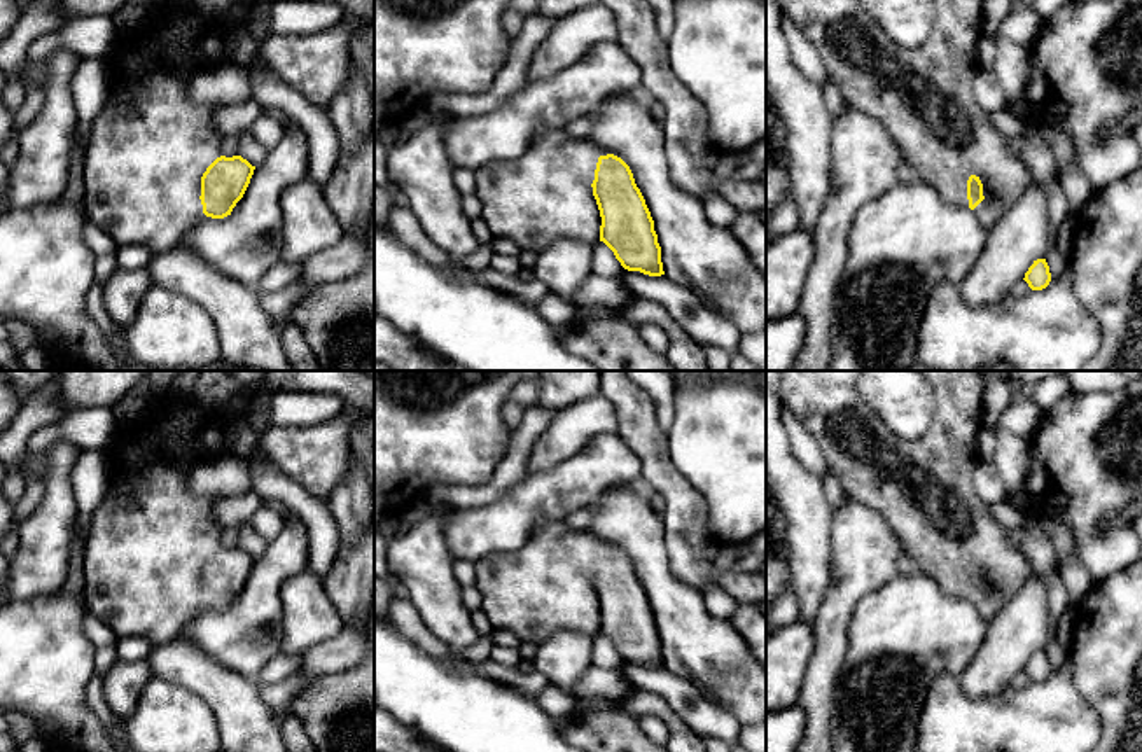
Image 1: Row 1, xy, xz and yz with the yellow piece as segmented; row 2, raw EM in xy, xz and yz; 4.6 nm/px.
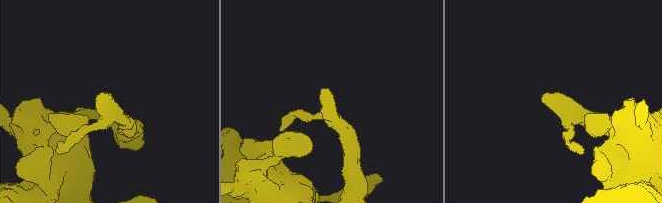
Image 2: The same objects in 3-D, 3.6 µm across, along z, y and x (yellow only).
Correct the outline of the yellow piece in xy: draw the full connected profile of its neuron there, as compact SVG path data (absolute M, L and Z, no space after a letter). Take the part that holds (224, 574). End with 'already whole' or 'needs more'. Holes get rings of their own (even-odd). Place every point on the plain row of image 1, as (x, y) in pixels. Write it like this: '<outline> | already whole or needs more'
M201 371L198 376L194 386L180 399L170 399L168 395L156 400L154 406L149 407L149 411L136 421L129 421L124 425L119 425L119 434L115 439L115 444L108 449L112 463L114 463L114 474L112 479L117 479L129 486L129 493L124 497L119 497L117 493L112 493L110 488L107 495L101 498L100 505L93 512L93 519L89 525L87 540L84 546L84 603L86 610L89 610L94 617L103 621L117 638L128 638L128 637L140 637L147 640L152 645L163 645L180 637L184 628L196 619L196 616L206 607L212 610L224 610L231 607L236 595L243 589L250 570L254 567L255 558L252 558L247 551L241 547L226 549L220 544L222 526L213 518L213 505L217 500L210 497L196 495L191 488L191 474L196 465L203 462L212 462L219 456L210 455L201 446L201 432L208 427L219 427L227 435L229 444L229 428L240 416L236 409L233 407L233 400L240 395L250 392L266 374L268 371Z | needs more

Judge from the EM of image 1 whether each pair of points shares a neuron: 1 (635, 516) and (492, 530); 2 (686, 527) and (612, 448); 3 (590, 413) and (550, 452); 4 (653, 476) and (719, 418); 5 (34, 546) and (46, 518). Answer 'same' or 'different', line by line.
1: different
2: different
3: same
4: different
5: same

